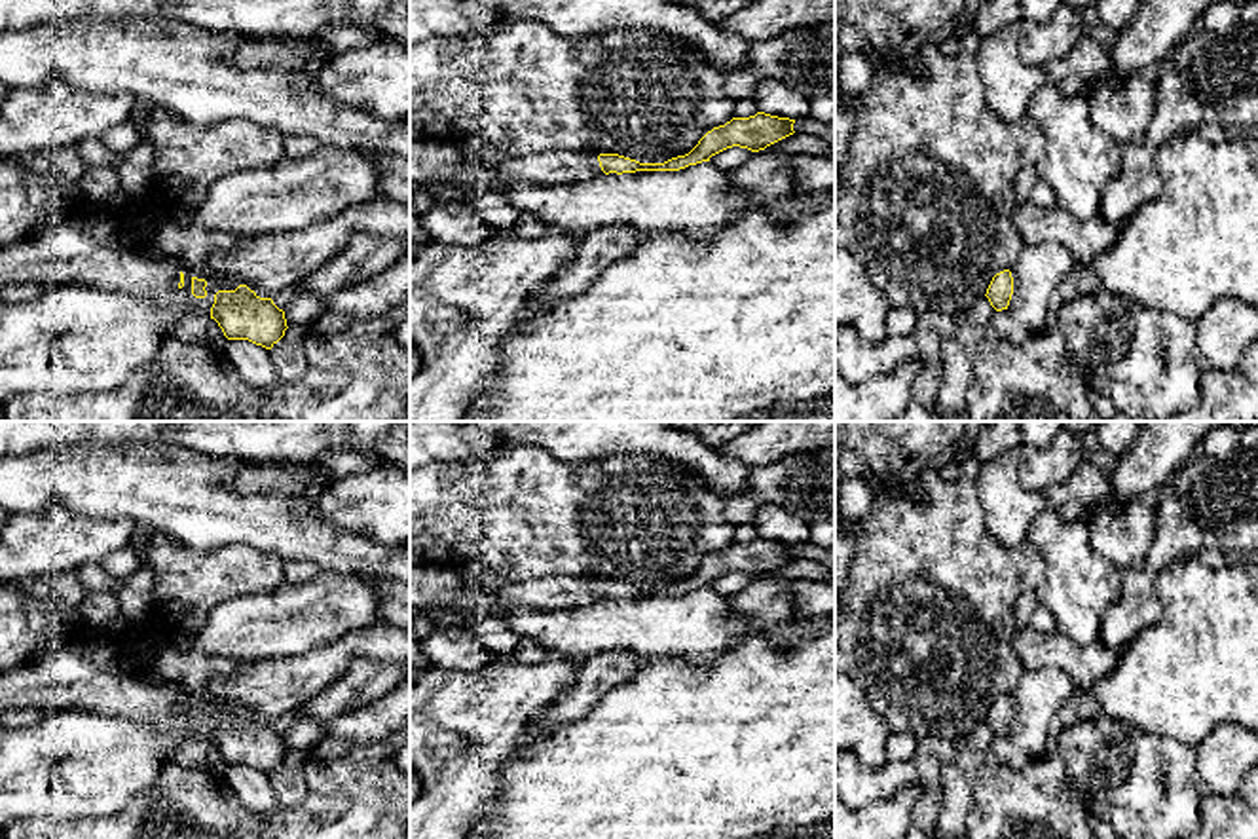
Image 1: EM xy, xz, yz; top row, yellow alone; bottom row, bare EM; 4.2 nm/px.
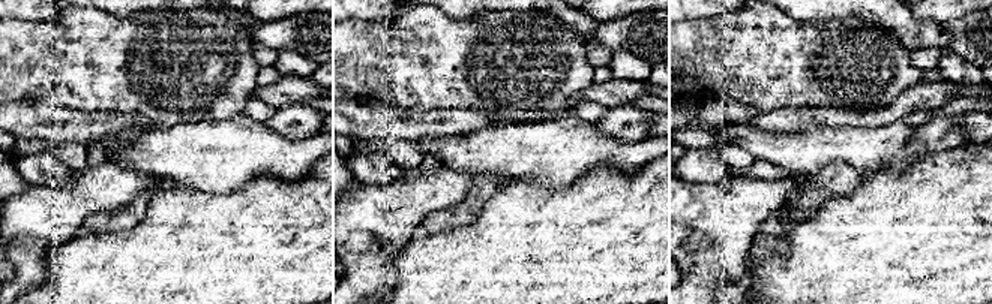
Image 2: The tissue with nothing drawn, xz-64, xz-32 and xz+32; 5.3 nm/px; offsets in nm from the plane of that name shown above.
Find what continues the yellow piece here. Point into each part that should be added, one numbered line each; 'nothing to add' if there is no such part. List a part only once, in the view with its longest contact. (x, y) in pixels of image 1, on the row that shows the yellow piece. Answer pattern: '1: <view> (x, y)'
1: xz (431, 160)

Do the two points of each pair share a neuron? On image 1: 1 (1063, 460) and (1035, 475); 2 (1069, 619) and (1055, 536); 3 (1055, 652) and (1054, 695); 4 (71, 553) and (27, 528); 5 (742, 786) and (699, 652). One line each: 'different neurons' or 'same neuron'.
1: same neuron
2: same neuron
3: different neurons
4: same neuron
5: different neurons

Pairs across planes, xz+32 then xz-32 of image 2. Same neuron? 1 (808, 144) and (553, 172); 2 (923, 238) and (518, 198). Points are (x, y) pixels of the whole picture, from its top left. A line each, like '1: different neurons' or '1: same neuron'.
1: same neuron
2: same neuron

